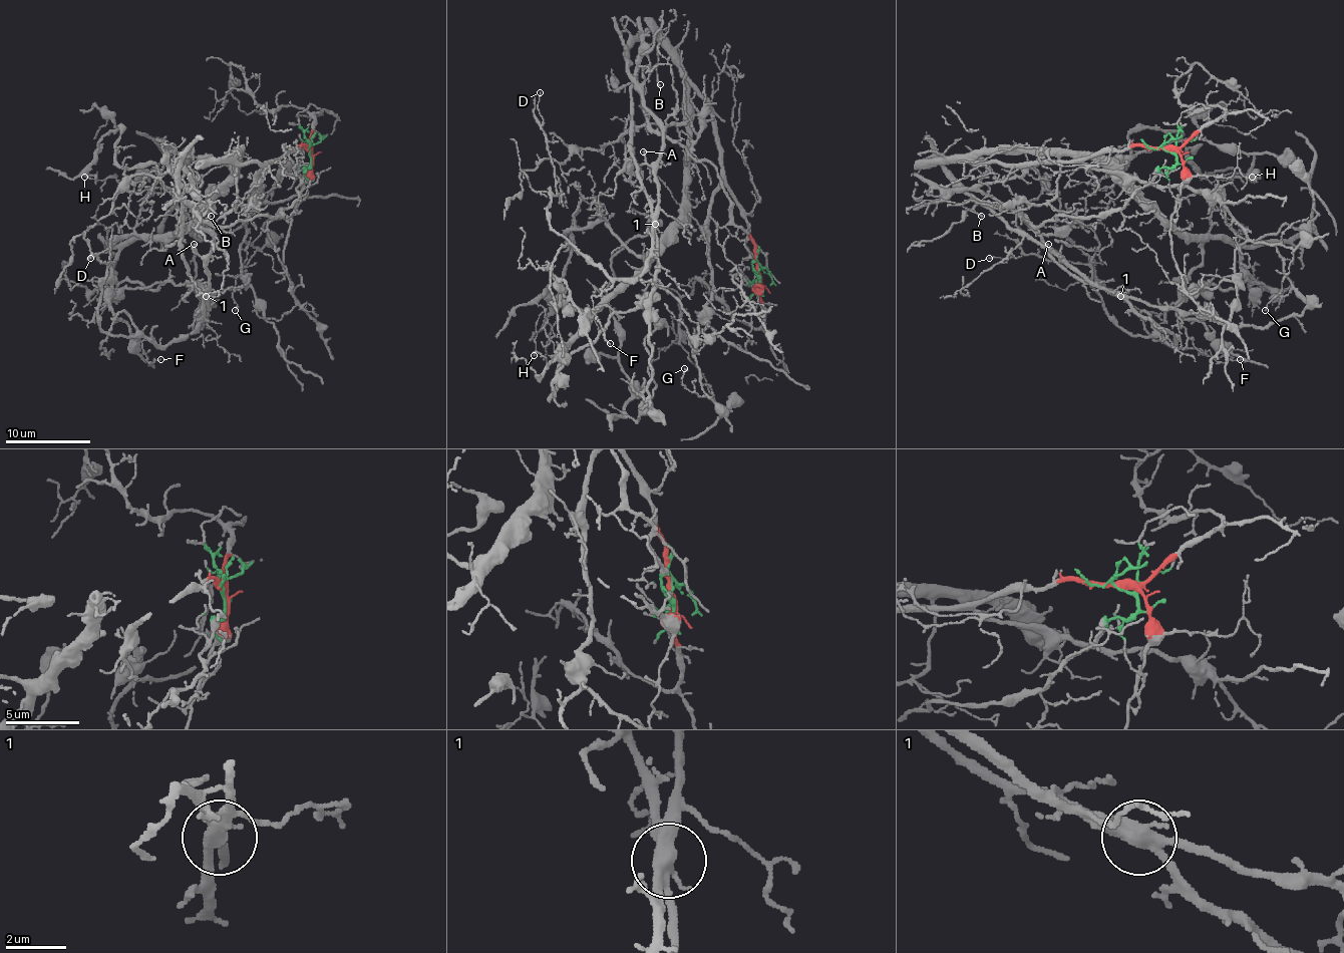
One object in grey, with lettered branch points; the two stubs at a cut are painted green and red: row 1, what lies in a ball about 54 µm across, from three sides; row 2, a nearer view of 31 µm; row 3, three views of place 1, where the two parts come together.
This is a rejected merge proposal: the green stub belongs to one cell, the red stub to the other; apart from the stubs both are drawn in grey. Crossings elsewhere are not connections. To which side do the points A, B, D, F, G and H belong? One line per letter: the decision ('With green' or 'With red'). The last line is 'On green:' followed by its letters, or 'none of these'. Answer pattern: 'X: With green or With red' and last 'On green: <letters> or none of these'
A: With green
B: With green
D: With green
F: With green
G: With red
H: With red
On green: A, B, D, F

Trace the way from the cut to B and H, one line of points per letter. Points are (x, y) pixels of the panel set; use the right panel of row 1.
B: (1166, 150), (1174, 164), (1119, 210), (1058, 217), (1035, 227), (1013, 210), (967, 200), (963, 206), (982, 217)
H: (1166, 150), (973, 162), (1096, 156), (1151, 204), (1115, 168), (1128, 135), (1157, 127), (1199, 174), (1251, 176)

